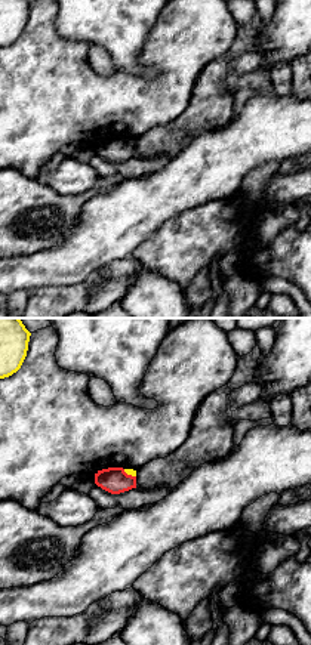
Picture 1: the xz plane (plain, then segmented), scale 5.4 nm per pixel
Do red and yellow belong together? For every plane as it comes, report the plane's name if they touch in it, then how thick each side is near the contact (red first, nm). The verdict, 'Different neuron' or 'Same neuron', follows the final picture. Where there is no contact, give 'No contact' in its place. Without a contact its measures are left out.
Touches red in xz. Thickness 140 nm (red) against 40 nm

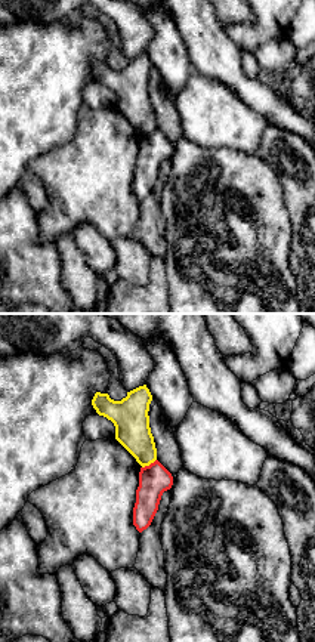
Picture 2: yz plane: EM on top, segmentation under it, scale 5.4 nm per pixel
Touches red in yz. Thickness 170 nm (red) against 190 nm

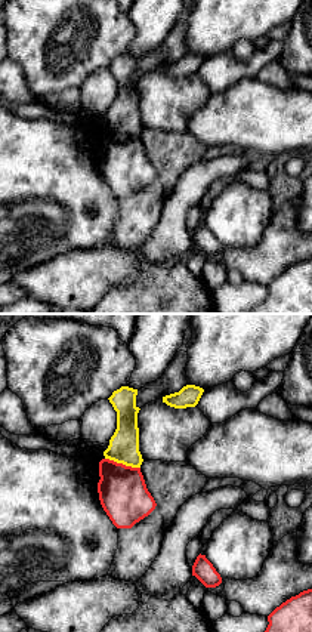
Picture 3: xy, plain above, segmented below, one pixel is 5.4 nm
Touches red in xy. Thickness 260 nm (red) against 160 nm

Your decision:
Different neuron

